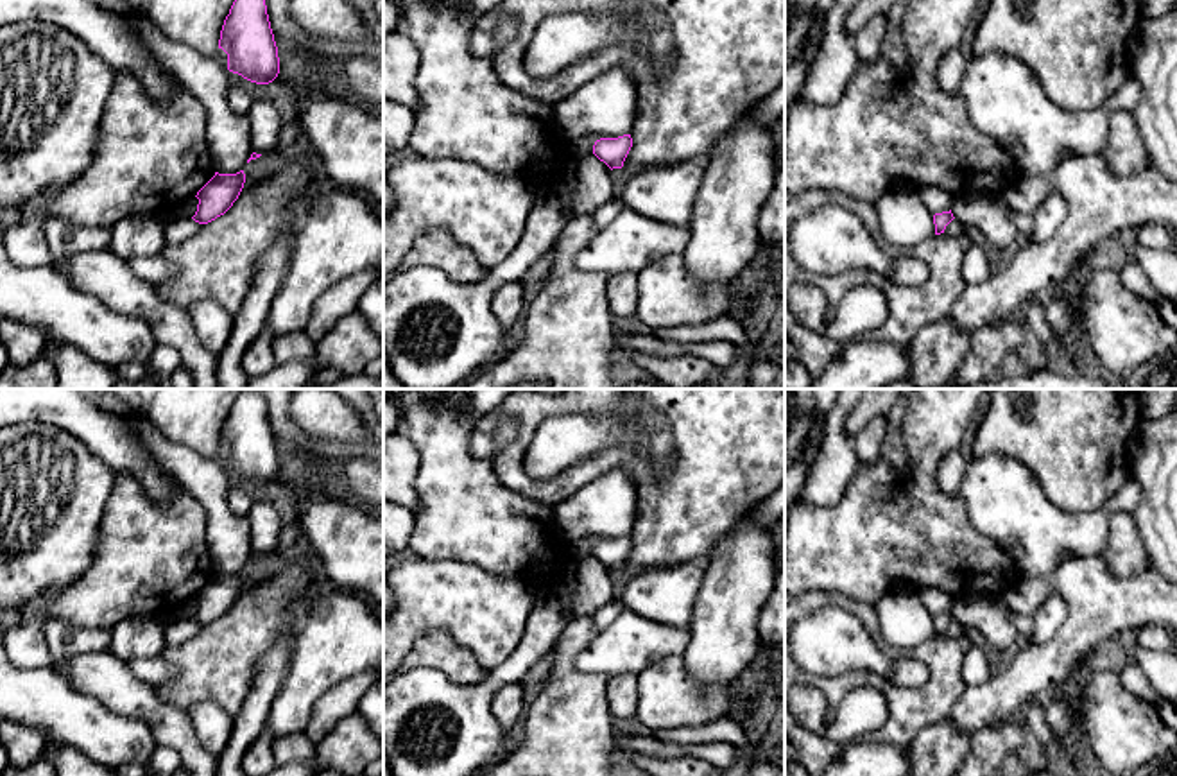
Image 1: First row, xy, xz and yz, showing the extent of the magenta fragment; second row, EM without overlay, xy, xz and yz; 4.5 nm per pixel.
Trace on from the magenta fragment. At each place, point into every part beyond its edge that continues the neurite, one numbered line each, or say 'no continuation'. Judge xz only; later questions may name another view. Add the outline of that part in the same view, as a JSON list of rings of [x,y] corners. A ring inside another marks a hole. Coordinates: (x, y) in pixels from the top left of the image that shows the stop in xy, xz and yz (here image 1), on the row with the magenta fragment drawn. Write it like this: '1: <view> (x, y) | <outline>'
no continuation

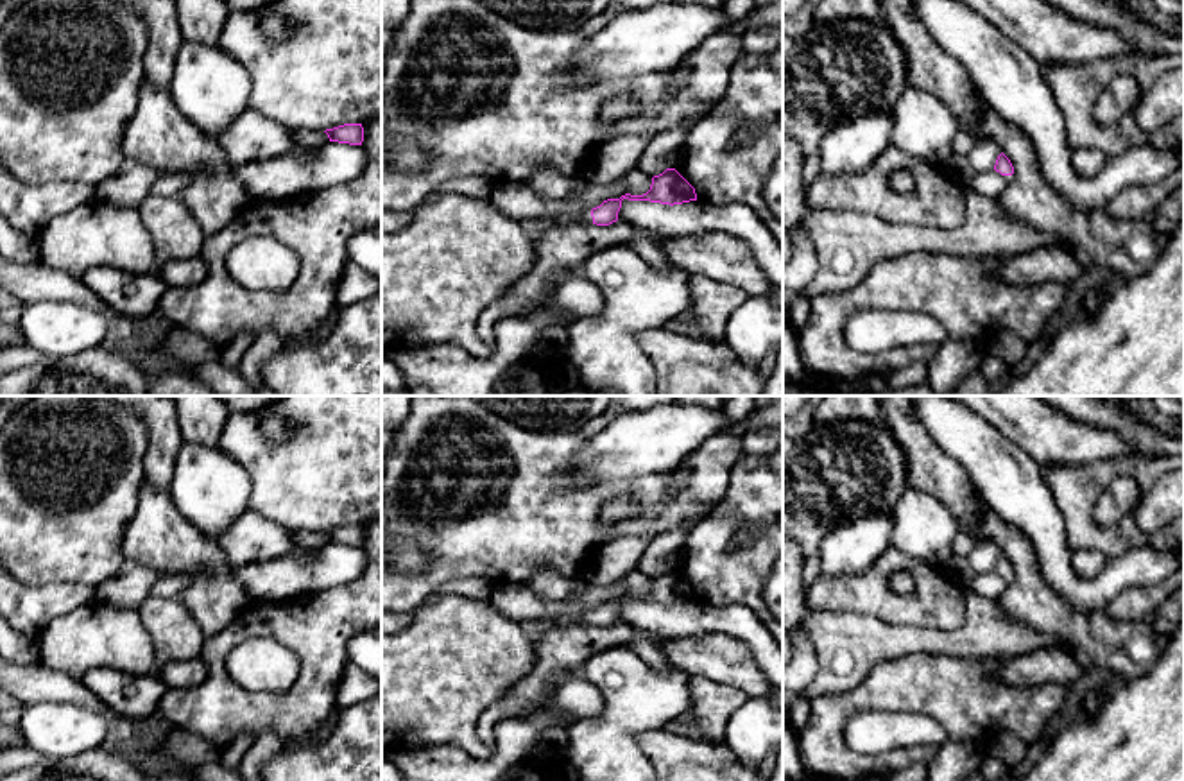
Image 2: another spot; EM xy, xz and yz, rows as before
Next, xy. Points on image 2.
no continuation

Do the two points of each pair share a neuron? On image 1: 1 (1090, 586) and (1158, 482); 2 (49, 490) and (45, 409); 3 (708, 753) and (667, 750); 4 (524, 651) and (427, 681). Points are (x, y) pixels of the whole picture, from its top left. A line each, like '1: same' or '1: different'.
1: different
2: different
3: same
4: same

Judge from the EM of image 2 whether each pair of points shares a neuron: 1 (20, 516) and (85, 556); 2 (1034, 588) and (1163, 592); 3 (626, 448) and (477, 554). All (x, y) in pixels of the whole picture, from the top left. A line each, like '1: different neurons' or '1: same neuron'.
1: same neuron
2: different neurons
3: different neurons

